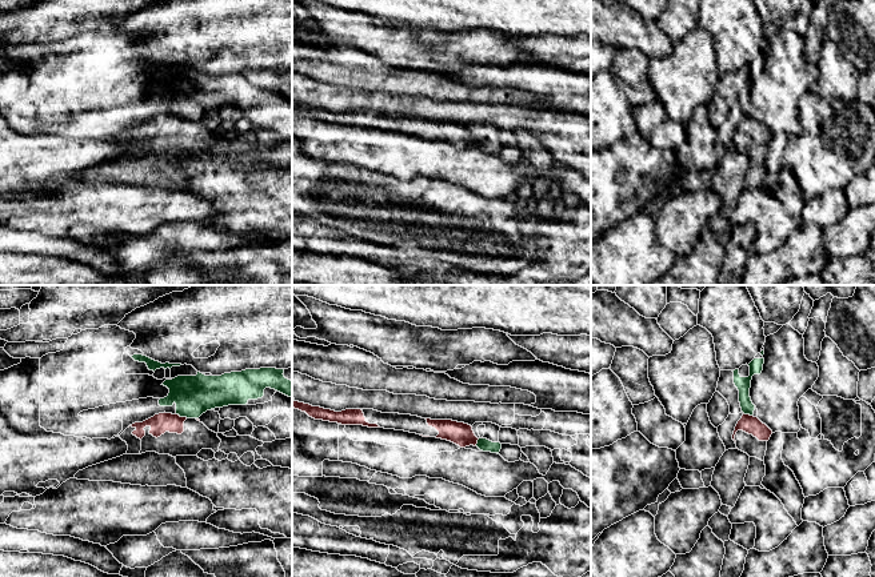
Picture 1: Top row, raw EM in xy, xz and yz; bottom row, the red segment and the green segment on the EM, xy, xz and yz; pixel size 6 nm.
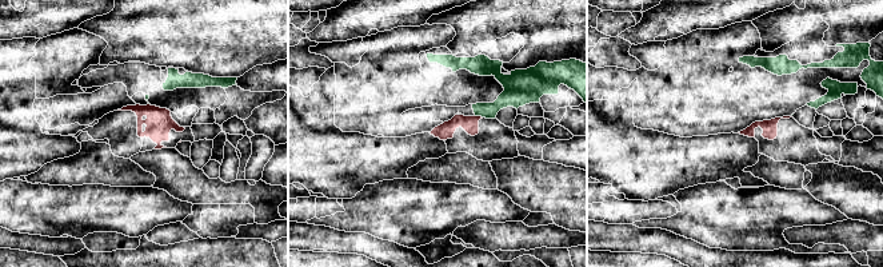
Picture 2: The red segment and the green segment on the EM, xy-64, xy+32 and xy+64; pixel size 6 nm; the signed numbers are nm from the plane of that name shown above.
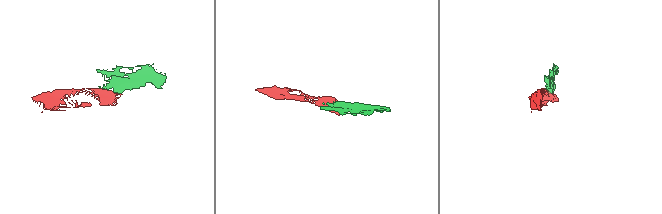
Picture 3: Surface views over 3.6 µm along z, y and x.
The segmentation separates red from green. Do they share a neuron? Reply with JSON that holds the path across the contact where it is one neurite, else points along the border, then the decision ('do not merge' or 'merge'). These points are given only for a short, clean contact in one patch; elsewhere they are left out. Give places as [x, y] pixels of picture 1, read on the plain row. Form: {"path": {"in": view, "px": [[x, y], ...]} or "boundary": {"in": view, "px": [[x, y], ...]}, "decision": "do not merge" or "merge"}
{"boundary": {"in": "xy", "px": [[175, 115], [187, 119]]}, "decision": "do not merge"}

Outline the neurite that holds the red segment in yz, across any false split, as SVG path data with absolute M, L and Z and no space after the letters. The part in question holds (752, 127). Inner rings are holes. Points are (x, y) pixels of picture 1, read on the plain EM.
M743 115L735 128L732 141L739 152L764 163L767 143L771 136L772 132L758 119Z

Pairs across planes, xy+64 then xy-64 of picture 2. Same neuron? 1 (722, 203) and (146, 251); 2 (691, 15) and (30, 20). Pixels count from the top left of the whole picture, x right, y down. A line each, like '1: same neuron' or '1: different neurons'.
1: different neurons
2: same neuron

